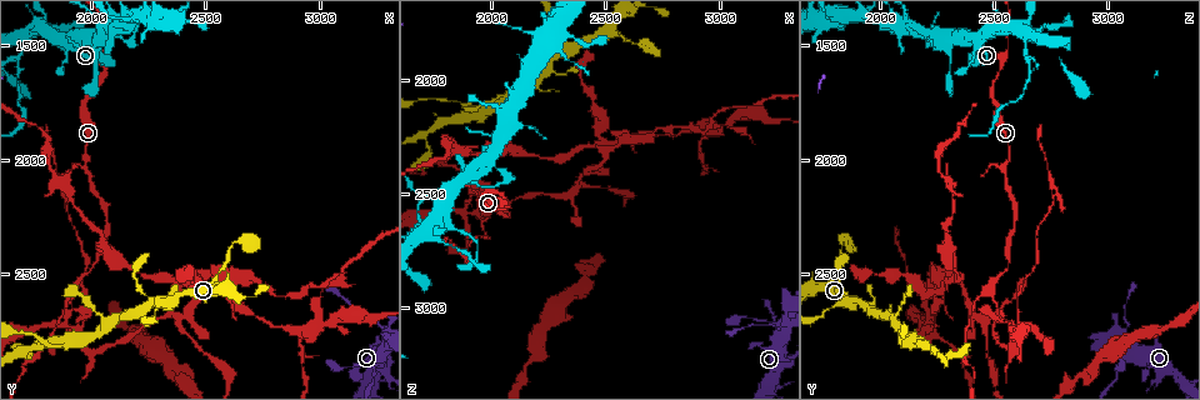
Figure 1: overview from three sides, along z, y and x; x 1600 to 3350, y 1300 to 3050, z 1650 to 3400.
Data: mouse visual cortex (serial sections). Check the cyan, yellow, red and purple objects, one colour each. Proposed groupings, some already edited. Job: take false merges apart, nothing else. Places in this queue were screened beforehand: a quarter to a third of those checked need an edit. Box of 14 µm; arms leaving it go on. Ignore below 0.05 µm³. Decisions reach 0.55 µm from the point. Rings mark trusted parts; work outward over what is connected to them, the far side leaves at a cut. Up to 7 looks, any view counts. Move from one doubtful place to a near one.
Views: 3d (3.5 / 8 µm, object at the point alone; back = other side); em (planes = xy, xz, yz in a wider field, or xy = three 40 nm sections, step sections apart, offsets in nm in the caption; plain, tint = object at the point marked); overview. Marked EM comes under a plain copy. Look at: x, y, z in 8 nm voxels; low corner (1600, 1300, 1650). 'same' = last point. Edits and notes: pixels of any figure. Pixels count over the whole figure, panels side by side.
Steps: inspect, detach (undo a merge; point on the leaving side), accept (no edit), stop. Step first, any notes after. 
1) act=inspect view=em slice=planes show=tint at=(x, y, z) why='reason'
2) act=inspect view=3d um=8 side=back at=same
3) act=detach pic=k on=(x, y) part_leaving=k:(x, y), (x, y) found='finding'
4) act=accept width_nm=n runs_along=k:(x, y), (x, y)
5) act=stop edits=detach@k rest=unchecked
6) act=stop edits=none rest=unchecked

act=inspect view=3d um=8 at=(1860, 1470, 2450) why='sharp bend'

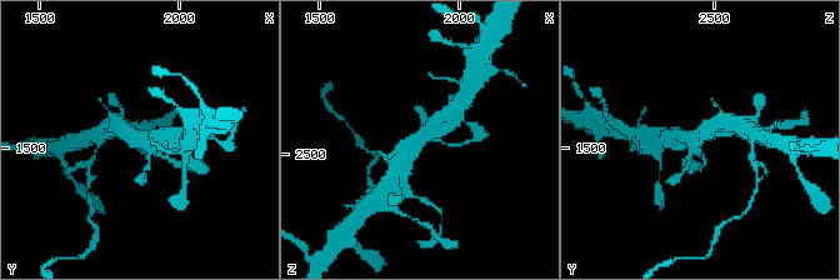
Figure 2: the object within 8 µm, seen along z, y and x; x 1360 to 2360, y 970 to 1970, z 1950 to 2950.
act=inspect view=3d um=3.5 at=(1860, 1470, 2440)

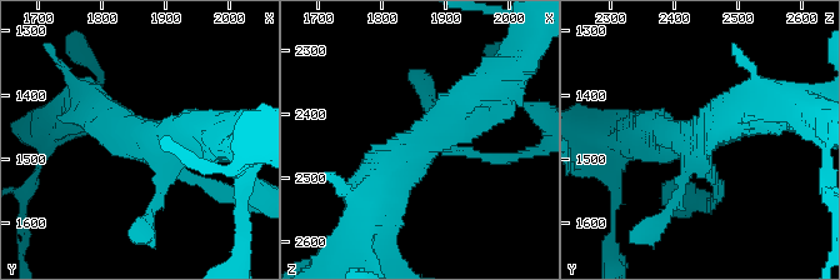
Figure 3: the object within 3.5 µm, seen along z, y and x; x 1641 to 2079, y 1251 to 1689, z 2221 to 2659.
act=inspect view=em slice=xy step=3 show=tint at=(1865, 1475, 2440) why='need the tissue'

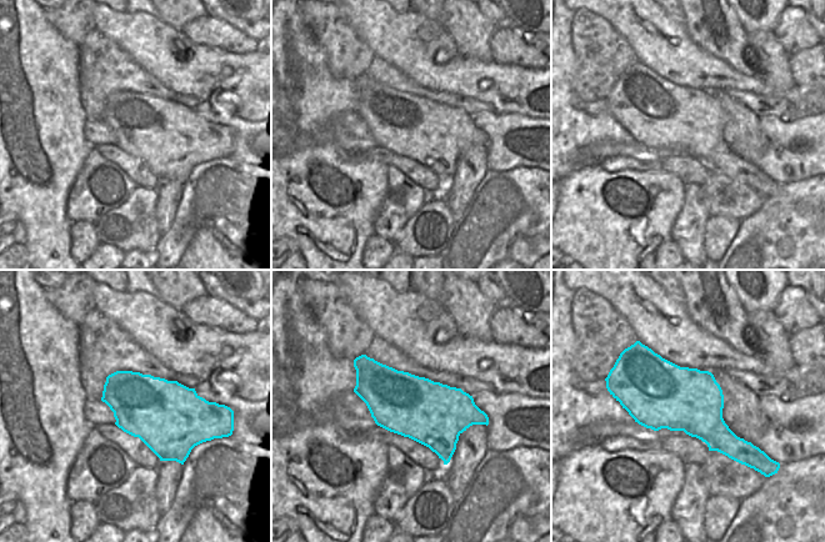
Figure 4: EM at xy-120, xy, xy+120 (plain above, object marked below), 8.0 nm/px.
act=accept runs_along=3:(205, 183), (171, 171), (94, 109) found='all the same cell'

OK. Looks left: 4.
act=inspect view=3d um=8 at=(2080, 2280, 2590) why='a narrow waist'

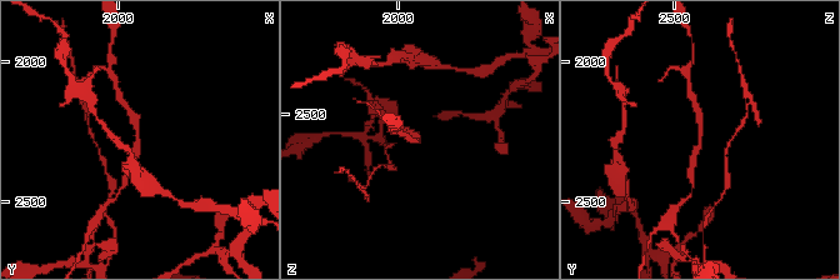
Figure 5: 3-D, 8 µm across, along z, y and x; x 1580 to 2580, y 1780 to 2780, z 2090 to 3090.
act=inspect view=3d um=3.5 at=(2080, 2280, 2590)

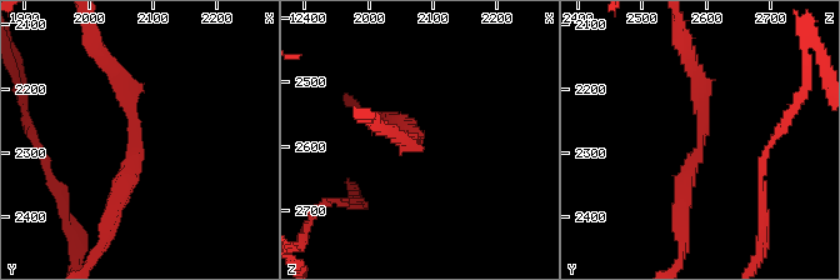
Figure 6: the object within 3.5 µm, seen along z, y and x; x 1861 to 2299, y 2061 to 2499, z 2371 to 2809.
act=inspect view=em slice=xy step=5 show=tint at=(2075, 2290, 2590)

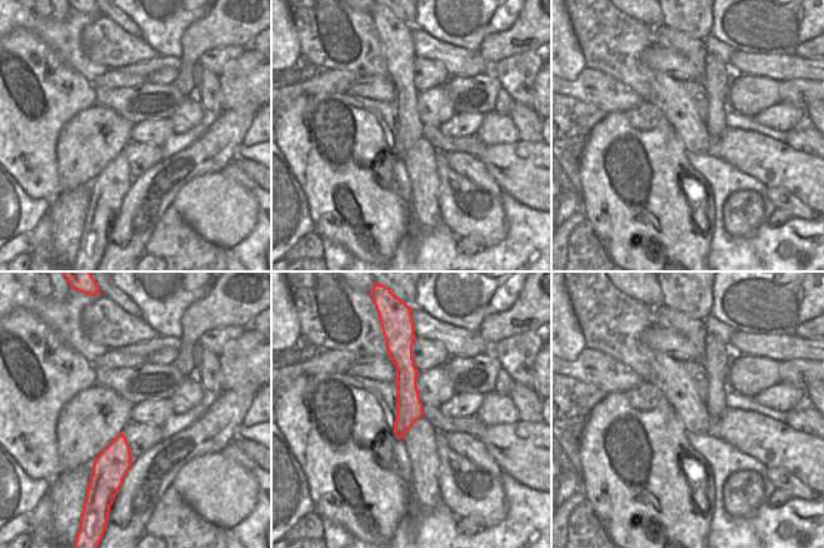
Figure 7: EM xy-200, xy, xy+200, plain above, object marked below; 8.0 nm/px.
act=accept found='continuous, no second cell'

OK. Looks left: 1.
act=stop edits=none rest=unchecked

